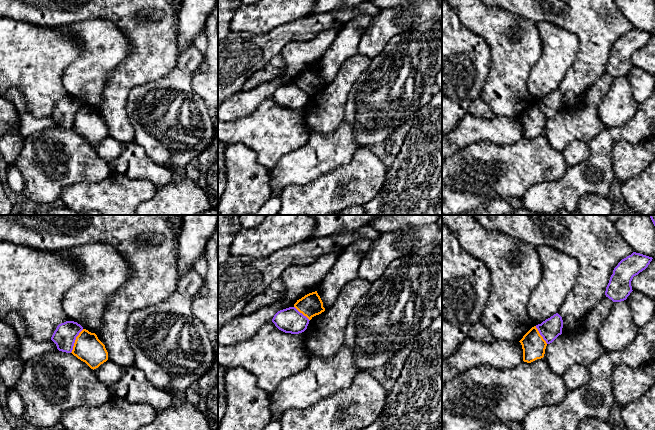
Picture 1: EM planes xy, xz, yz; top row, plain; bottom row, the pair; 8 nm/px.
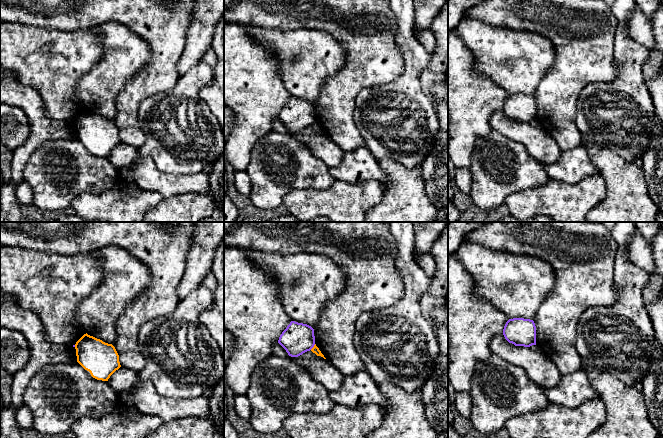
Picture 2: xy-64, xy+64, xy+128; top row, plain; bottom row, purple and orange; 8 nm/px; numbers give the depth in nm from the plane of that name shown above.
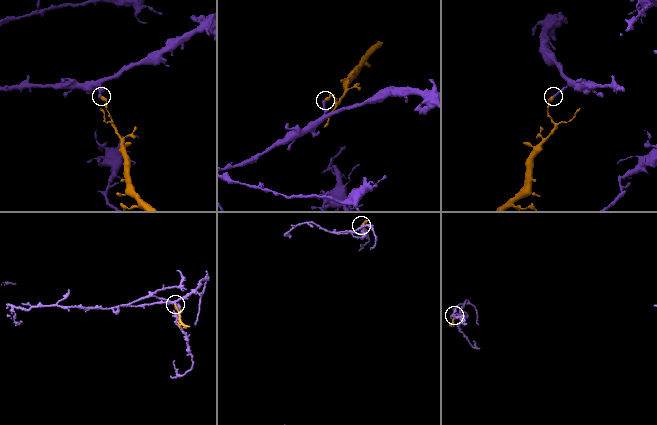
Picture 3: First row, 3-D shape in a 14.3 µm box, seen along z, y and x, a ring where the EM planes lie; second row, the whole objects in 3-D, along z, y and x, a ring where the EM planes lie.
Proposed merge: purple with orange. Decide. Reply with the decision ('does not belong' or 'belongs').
does not belong

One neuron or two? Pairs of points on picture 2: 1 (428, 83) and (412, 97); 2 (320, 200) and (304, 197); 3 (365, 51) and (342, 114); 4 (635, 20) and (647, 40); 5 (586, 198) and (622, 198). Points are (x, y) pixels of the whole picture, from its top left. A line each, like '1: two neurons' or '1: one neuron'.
1: two neurons
2: one neuron
3: one neuron
4: one neuron
5: two neurons

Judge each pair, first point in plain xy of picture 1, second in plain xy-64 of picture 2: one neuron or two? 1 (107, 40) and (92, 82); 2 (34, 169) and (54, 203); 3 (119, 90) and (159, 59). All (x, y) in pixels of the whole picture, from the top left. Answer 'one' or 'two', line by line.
1: one
2: one
3: one

